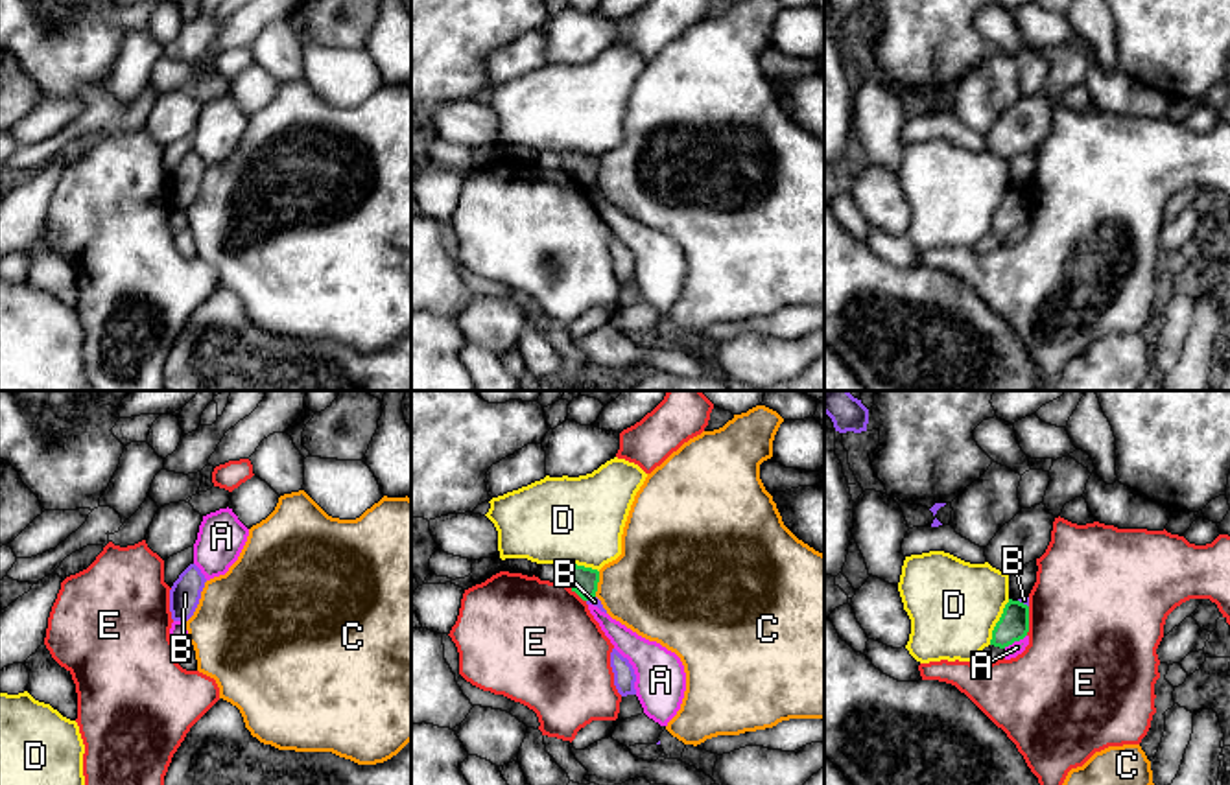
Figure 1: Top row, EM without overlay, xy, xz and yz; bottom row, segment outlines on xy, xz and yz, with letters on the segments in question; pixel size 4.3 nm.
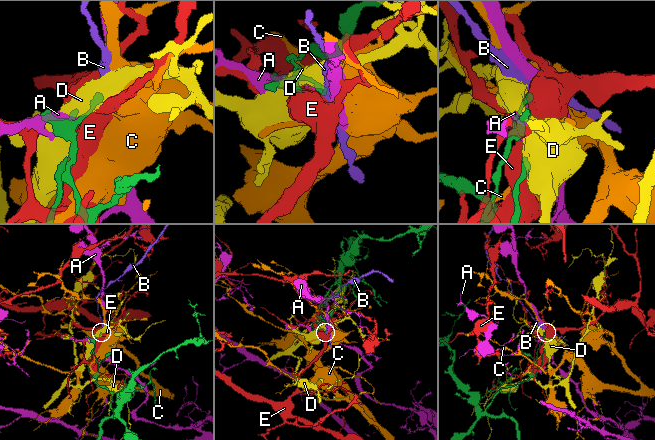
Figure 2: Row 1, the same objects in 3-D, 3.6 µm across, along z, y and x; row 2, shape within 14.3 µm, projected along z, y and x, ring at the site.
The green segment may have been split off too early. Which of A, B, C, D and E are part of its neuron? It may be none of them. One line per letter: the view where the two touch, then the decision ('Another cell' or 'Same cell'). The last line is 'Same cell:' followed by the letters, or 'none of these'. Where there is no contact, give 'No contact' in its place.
A: Touches green in yz. Another cell
B: Touches green in yz. Another cell
C: Touches green in xz. Another cell
D: Touches green in yz. Another cell
E: Touches green in yz. Another cell
Same cell: none of these

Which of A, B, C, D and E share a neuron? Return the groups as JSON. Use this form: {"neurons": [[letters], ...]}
{"neurons": [["A"], ["B"], ["C"], ["D"], ["E"]]}

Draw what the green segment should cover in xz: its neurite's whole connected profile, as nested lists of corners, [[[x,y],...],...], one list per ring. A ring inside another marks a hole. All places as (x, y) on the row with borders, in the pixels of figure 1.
[[[566,564],[562,566],[561,582],[575,592],[583,601],[590,601],[597,592],[599,571],[577,564]]]

